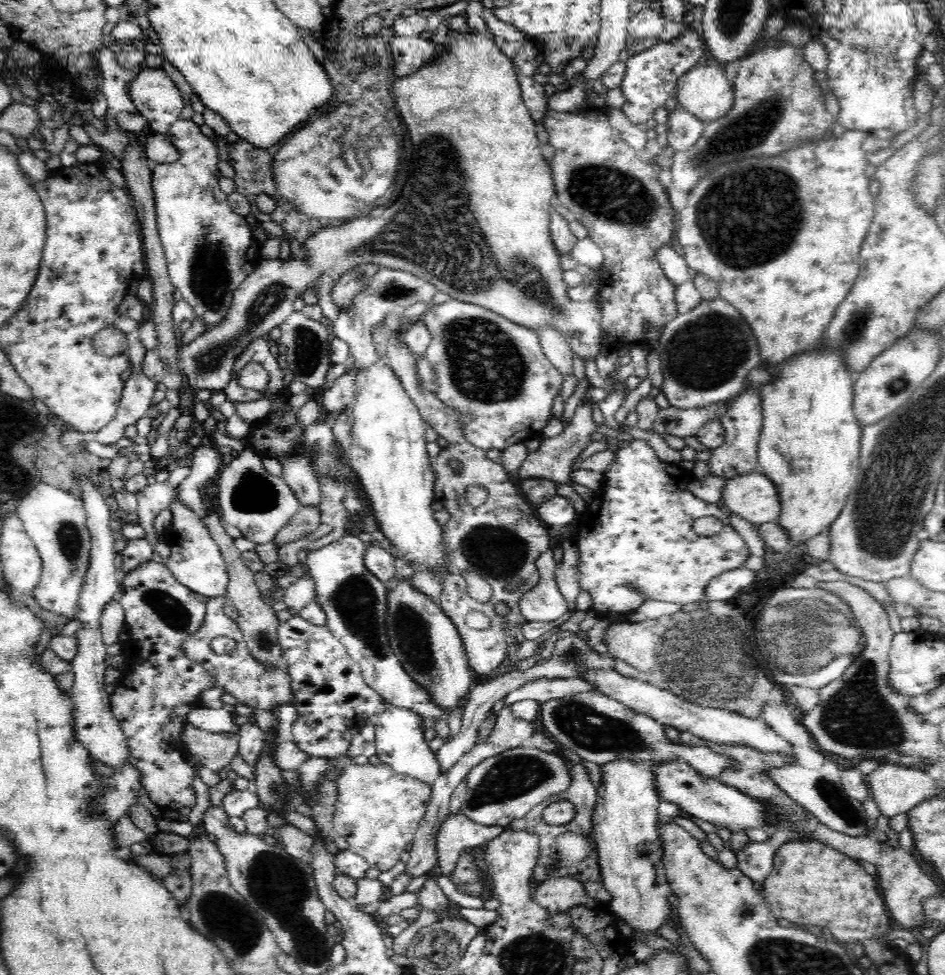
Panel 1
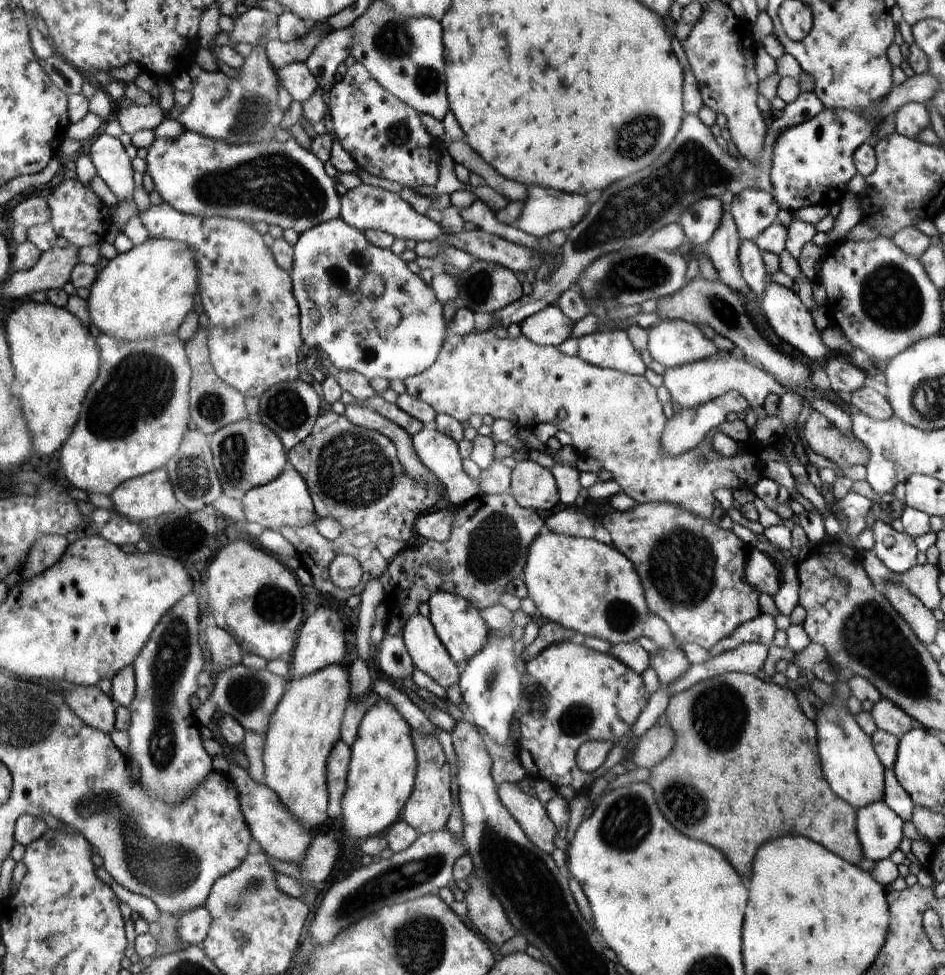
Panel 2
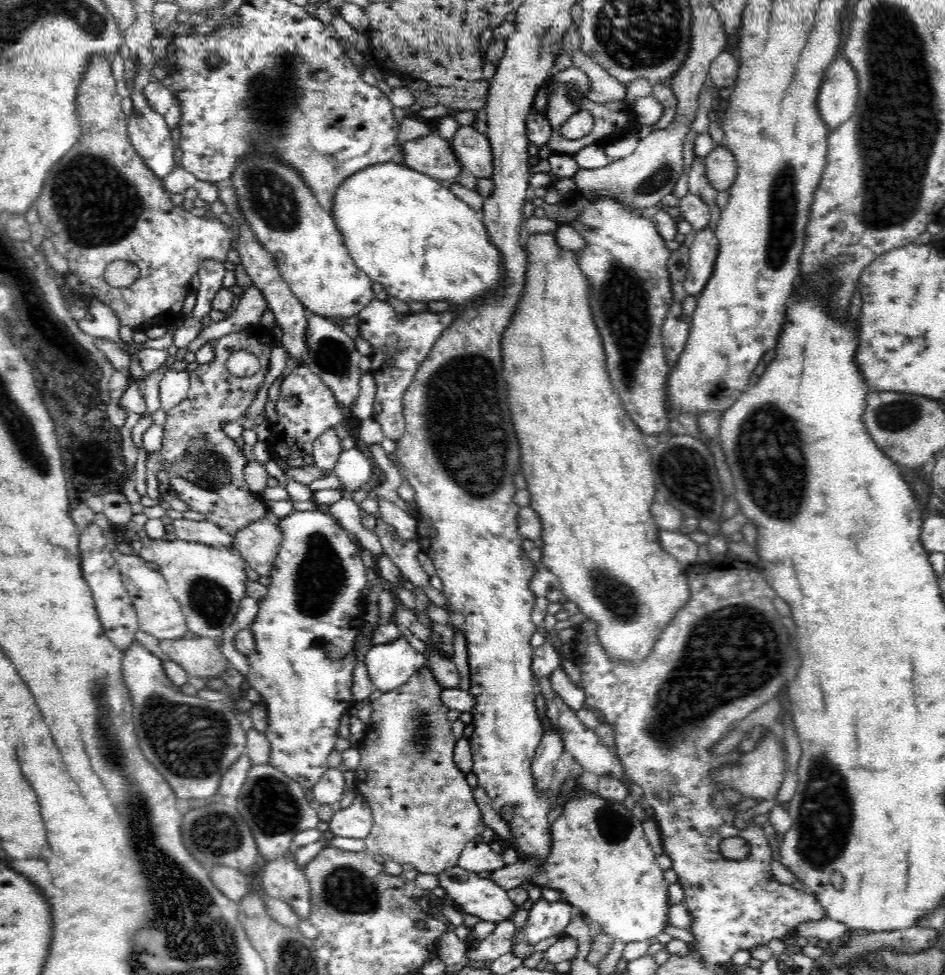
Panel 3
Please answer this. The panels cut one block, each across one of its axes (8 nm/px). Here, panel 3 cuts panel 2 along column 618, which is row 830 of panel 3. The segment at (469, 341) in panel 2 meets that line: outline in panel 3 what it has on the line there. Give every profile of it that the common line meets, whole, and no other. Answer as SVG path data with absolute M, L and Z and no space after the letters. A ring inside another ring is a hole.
M424 664L423 667L422 670L418 670L418 672L408 680L408 683L402 684L402 686L390 690L390 692L376 693L371 698L371 721L365 727L366 734L358 746L361 761L359 762L357 770L351 775L351 780L356 787L359 797L364 798L370 805L373 816L370 834L365 838L367 853L369 855L378 854L378 856L382 856L384 860L393 860L400 865L413 864L418 873L438 875L440 872L444 872L444 869L456 866L460 853L464 850L464 846L466 846L470 840L474 840L474 837L478 836L478 834L482 835L482 832L486 830L487 826L482 818L482 811L480 811L480 807L478 807L478 803L475 801L473 789L466 781L467 774L458 768L453 757L454 746L457 741L452 732L452 719L454 715L452 711L448 710L448 707L444 707L444 703L442 703L442 699L440 699L440 694L442 694L444 688L436 681L428 664Z

